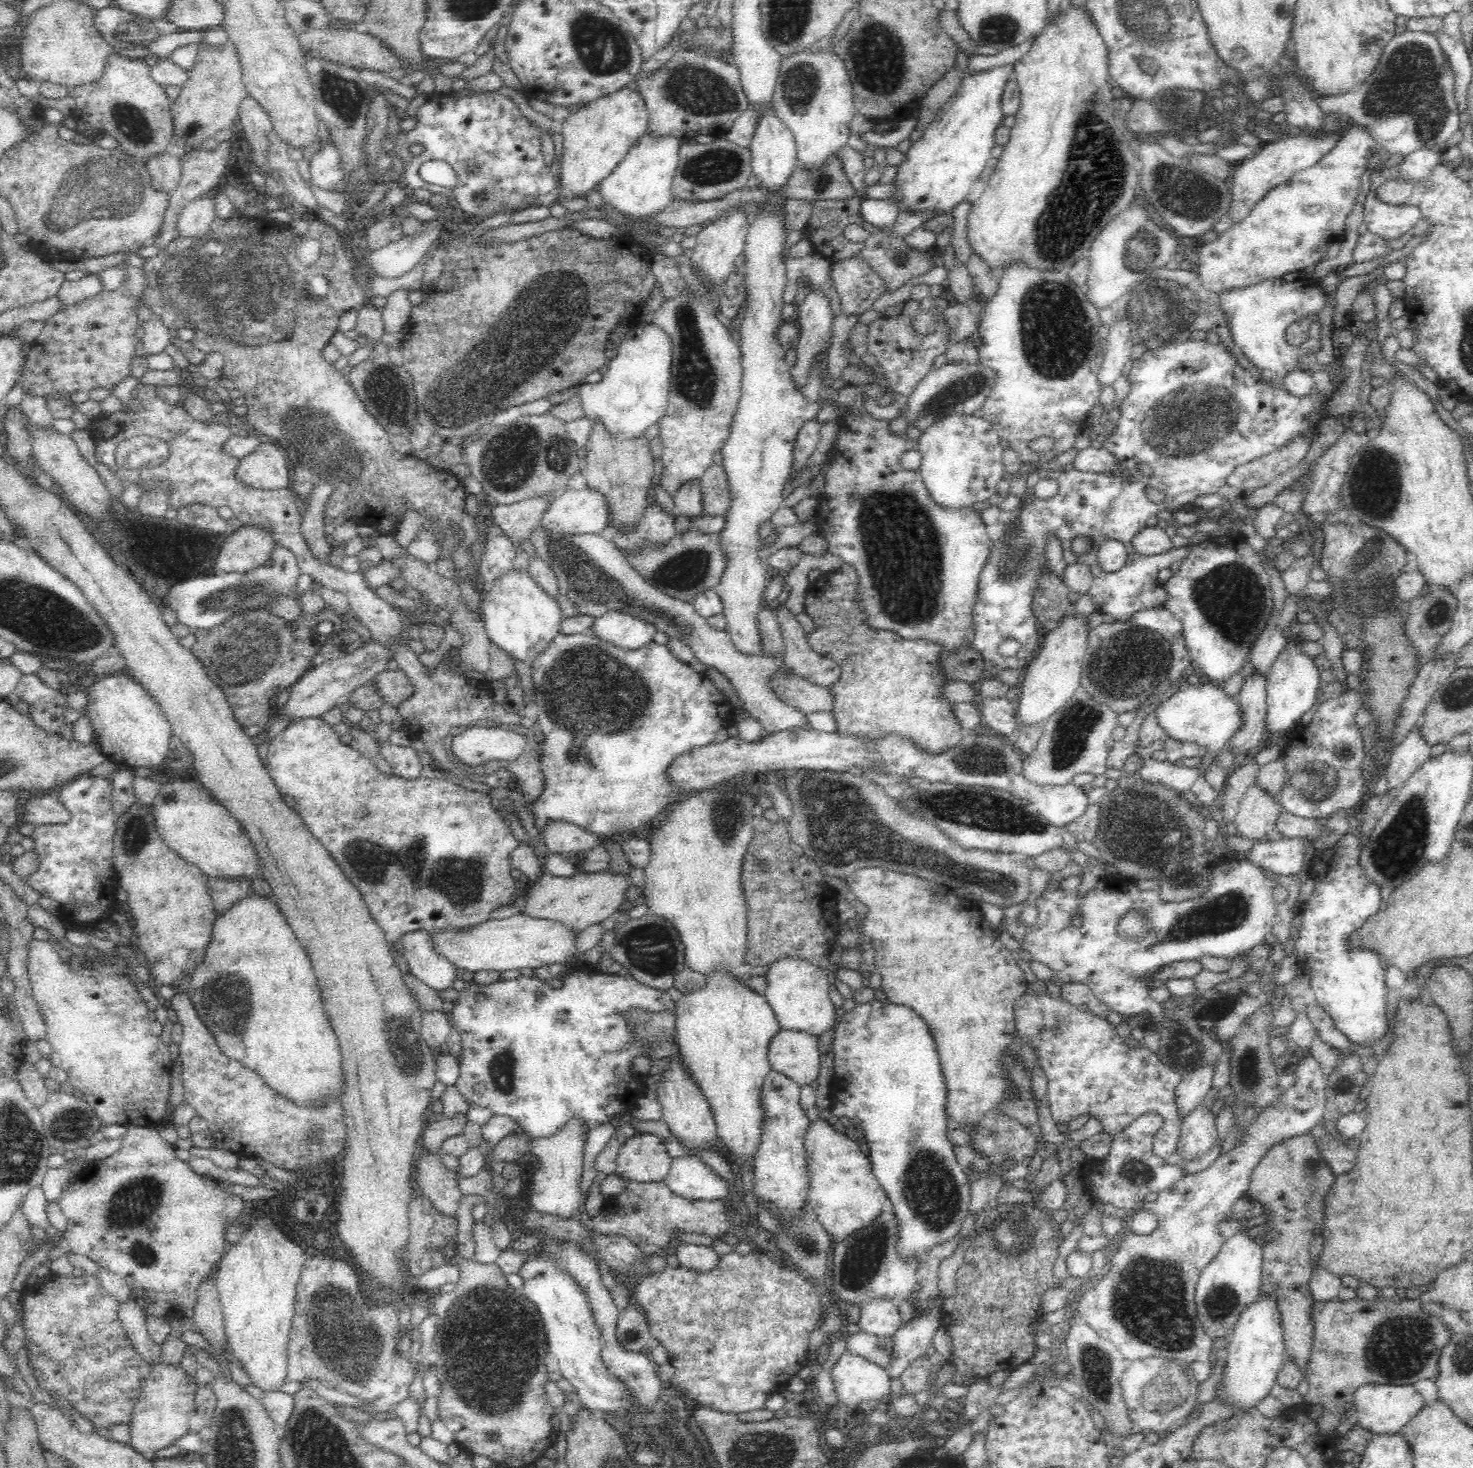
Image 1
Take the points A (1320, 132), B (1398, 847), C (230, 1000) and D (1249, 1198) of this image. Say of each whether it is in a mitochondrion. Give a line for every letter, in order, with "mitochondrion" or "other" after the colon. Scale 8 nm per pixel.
A: other
B: mitochondrion
C: mitochondrion
D: other

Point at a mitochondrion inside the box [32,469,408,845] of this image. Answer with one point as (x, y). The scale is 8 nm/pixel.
(250, 645)

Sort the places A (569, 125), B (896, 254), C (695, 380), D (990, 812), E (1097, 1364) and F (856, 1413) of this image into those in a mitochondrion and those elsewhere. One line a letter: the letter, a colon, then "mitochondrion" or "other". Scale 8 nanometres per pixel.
A: other
B: mitochondrion
C: mitochondrion
D: mitochondrion
E: mitochondrion
F: other

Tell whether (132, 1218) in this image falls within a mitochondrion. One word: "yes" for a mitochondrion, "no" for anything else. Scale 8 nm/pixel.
yes

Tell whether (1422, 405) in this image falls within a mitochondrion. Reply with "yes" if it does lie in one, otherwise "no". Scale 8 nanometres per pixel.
no

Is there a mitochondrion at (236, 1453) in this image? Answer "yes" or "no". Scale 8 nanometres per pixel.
yes

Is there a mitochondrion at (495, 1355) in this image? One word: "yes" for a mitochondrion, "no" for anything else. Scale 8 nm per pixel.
yes

